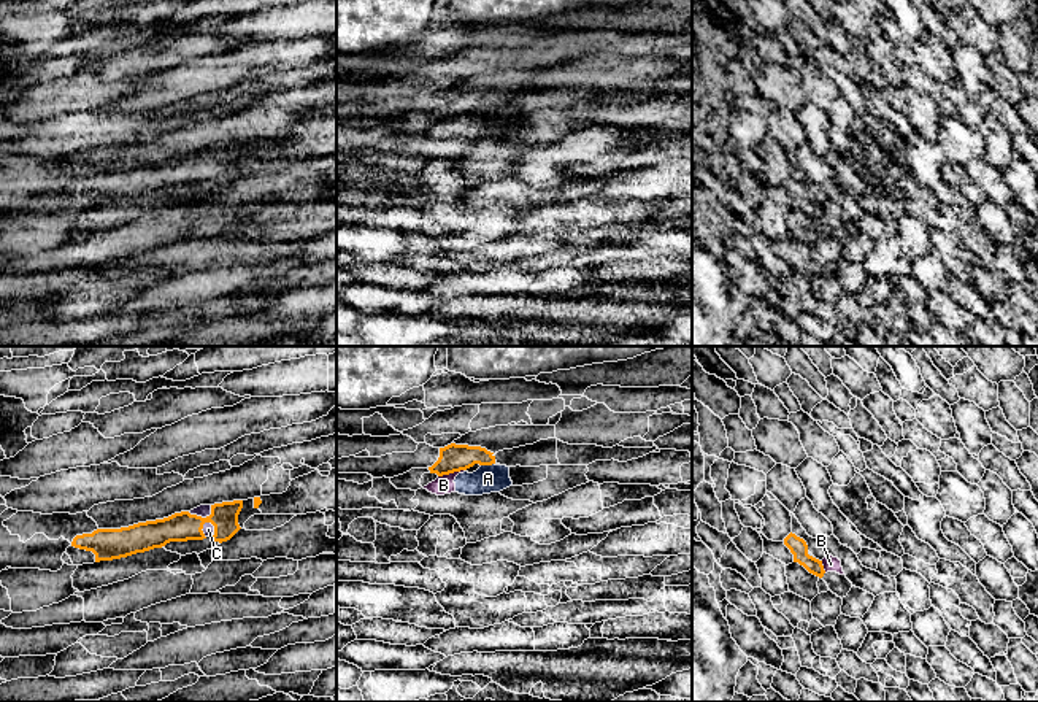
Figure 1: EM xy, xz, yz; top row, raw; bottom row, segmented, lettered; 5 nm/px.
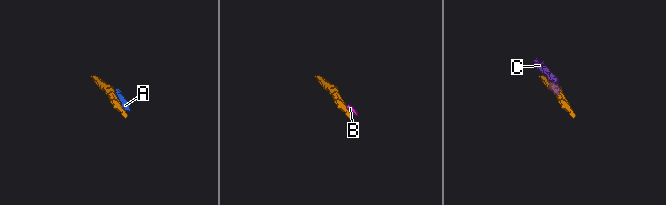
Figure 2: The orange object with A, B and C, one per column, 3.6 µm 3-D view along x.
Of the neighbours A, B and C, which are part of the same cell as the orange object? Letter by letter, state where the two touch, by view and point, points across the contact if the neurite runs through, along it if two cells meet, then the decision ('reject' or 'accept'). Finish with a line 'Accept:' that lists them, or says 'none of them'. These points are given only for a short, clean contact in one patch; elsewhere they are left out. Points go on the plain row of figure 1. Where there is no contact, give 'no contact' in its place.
A: contact xz (488, 108); reject
B: contact xz (451, 116); border xz (464, 113), (438, 121); reject
C: contact xy (200, 161); reject
Accept: none of them

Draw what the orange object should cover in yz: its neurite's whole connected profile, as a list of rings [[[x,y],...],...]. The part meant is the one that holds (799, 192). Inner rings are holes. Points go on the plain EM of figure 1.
[[[789,178],[784,183],[784,189],[790,194],[794,199],[794,206],[798,206],[803,210],[809,218],[822,222],[825,214],[822,210],[822,205],[813,202],[808,199],[808,189],[803,183],[797,181],[795,178]]]

